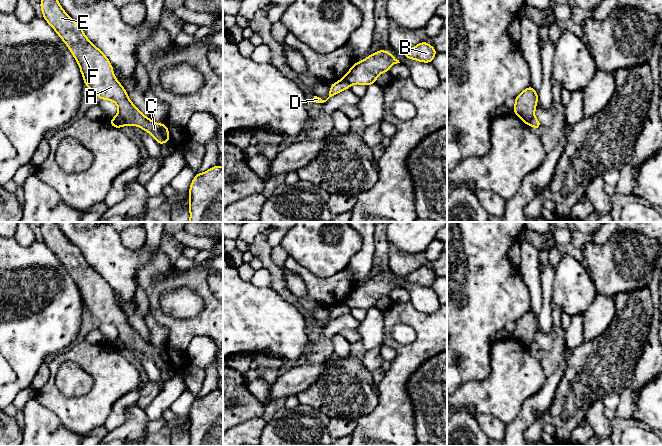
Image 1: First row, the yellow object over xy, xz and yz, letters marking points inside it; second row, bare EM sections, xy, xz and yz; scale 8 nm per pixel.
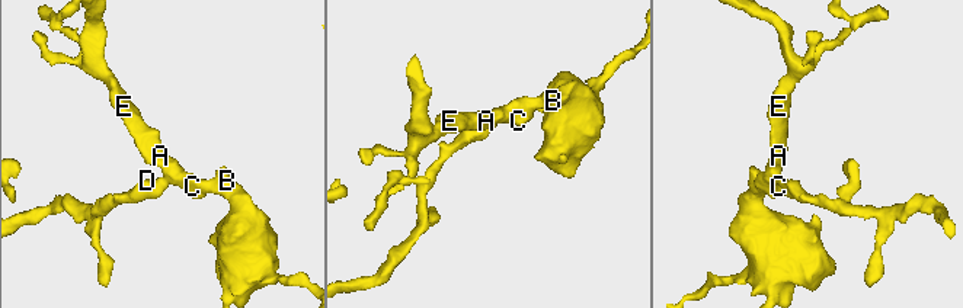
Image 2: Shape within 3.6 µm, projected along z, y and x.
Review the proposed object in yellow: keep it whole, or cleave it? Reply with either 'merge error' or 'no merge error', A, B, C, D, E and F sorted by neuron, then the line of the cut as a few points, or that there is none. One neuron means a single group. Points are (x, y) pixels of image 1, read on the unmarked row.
merge error | A B C E F / D | xy (117, 339), (125, 347)

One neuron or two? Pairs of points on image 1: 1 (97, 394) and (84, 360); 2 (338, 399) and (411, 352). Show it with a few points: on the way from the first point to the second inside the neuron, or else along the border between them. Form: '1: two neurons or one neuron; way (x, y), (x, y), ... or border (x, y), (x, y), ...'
1: one neuron; way (98, 386), (98, 374), (92, 368)
2: two neurons; border (378, 384), (378, 404), (375, 407)

